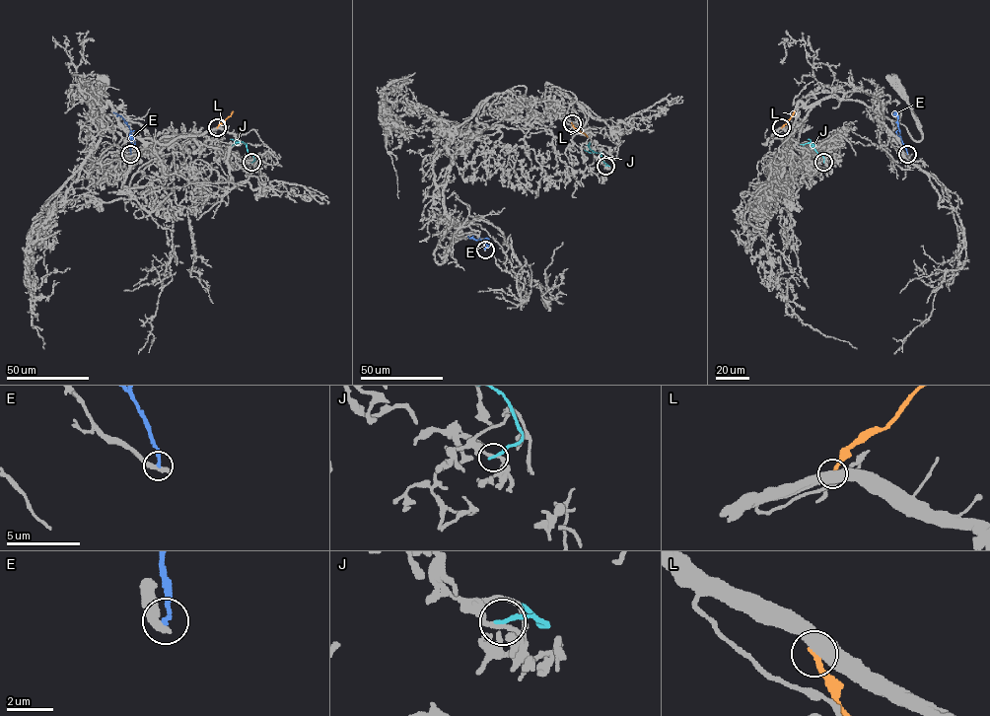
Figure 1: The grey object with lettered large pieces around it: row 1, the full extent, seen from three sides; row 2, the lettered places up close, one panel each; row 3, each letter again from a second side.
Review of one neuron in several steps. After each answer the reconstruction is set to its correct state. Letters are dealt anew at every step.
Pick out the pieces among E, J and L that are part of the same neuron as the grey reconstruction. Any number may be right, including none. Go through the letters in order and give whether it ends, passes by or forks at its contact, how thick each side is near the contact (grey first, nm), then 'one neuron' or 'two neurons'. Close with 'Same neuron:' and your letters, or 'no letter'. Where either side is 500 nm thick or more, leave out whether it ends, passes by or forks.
E: it ends | 460/180 nm | two neurons
J: it ends | 240/200 nm | two neurons
L: 600/200 nm | two neurons
Same neuron: no letter

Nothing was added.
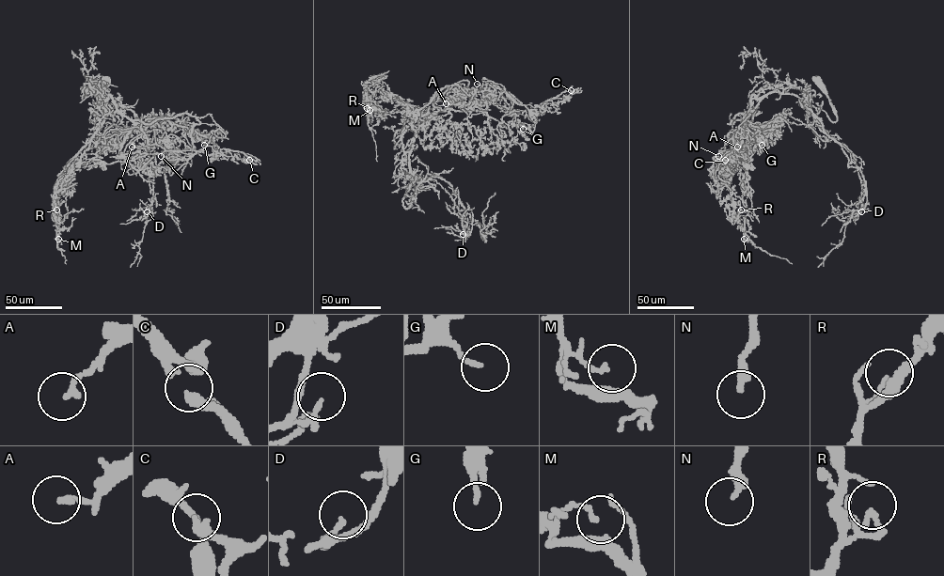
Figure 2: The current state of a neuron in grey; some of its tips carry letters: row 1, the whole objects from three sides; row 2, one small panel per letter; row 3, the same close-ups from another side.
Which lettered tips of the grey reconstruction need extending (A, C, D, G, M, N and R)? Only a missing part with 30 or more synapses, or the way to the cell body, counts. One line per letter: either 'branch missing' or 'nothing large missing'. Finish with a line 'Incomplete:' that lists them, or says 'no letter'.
A: nothing large missing
C: nothing large missing
D: nothing large missing
G: nothing large missing
M: nothing large missing
N: branch missing
R: nothing large missing
Incomplete: N

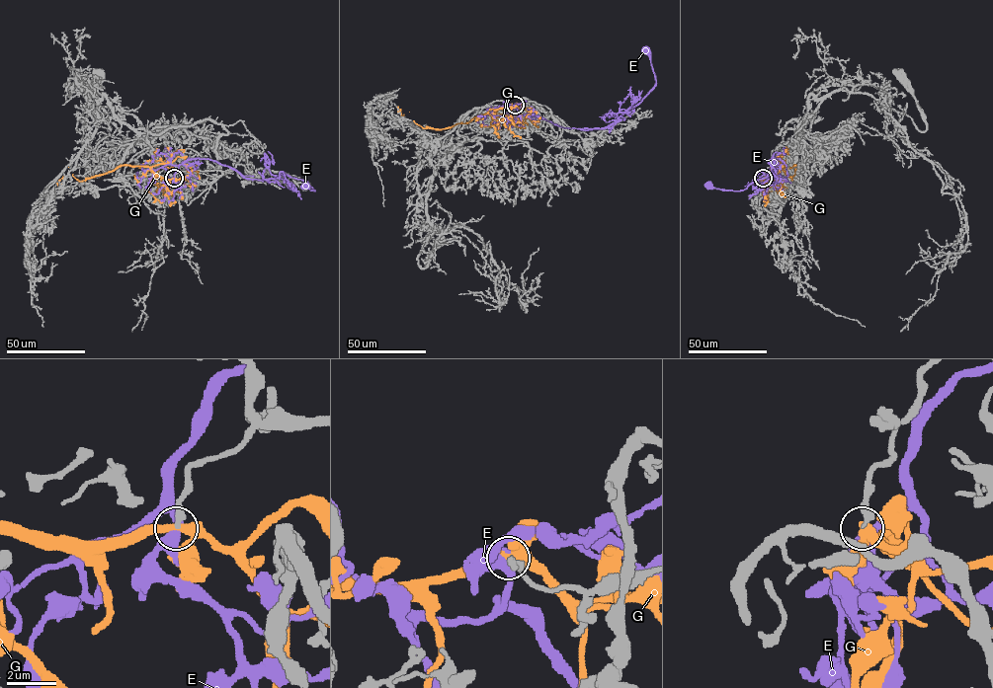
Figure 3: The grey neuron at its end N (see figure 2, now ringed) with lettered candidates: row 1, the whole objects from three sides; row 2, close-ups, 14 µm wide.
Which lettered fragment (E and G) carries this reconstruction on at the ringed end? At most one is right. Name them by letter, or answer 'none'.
none

